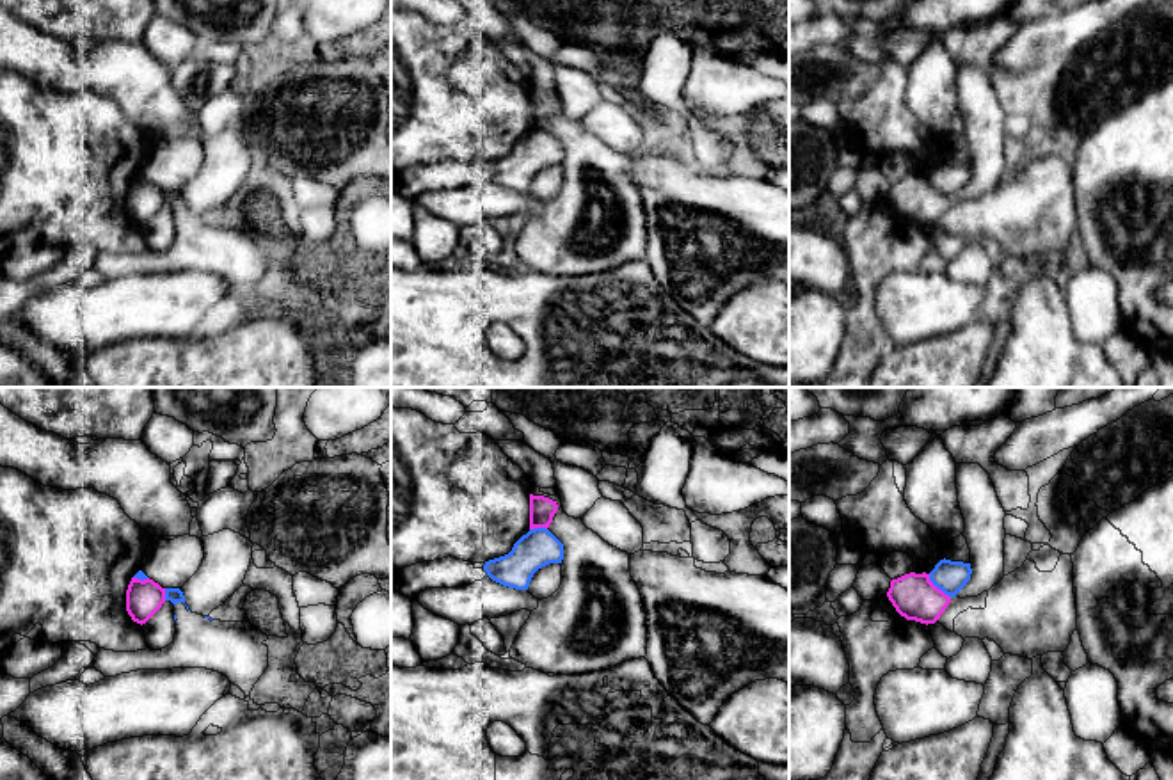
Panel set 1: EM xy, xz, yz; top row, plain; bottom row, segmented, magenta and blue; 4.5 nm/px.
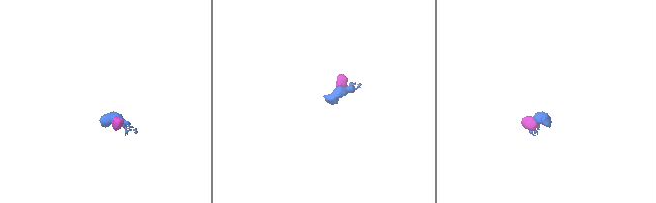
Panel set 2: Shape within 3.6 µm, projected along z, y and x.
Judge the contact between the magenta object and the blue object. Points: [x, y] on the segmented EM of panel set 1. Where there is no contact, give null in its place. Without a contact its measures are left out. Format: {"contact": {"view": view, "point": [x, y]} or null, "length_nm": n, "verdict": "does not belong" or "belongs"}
{"contact": {"view": "yz", "point": [935, 587]}, "length_nm": 150, "verdict": "does not belong"}

